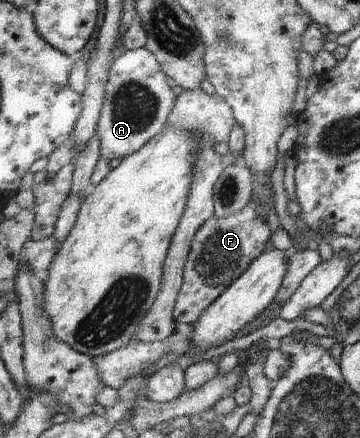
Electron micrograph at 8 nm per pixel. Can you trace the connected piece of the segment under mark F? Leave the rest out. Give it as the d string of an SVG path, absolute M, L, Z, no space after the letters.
M253 197L239 213L222 219L213 216L197 231L184 266L184 283L176 300L174 315L178 322L190 325L196 323L202 312L243 276L254 260L266 251L271 228L267 221L264 222L263 215L258 211L259 207Z

